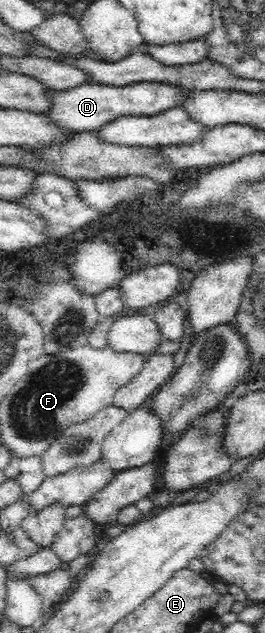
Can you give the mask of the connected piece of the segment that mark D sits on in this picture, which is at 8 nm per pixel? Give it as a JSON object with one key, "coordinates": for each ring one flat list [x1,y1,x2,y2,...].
{"coordinates":[[140,82,128,86,104,86,98,83,78,85,74,89,46,92,48,110,40,112,48,121,60,129,74,133,96,132,100,126,108,125,116,118,127,116,154,116,162,110,173,109,182,101,186,89,158,82]]}

